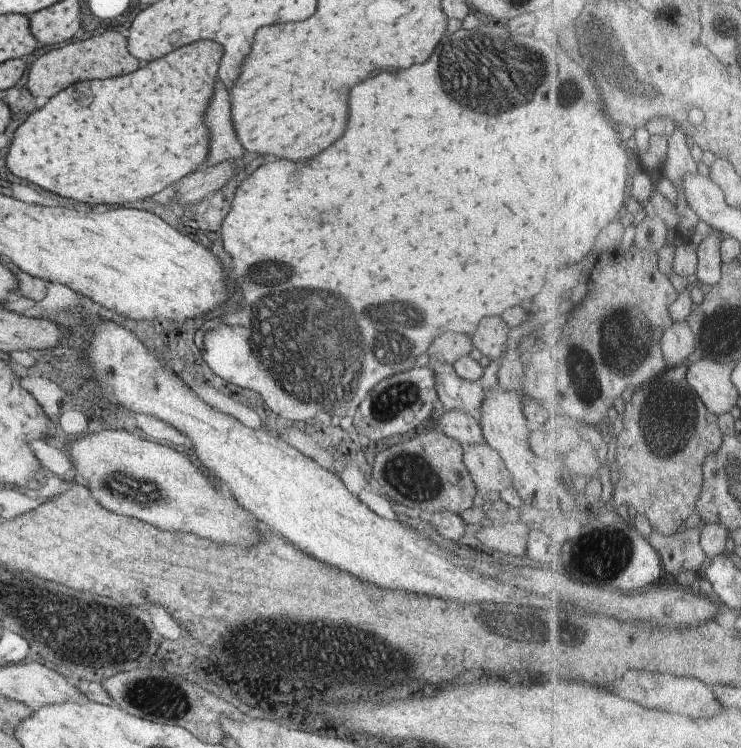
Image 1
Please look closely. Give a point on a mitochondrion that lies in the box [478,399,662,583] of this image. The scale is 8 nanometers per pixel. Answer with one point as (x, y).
(607, 549)

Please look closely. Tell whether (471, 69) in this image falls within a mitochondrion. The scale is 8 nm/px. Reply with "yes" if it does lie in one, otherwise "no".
yes

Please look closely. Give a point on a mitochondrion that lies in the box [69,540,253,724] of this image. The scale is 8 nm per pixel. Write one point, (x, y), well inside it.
(152, 697)

